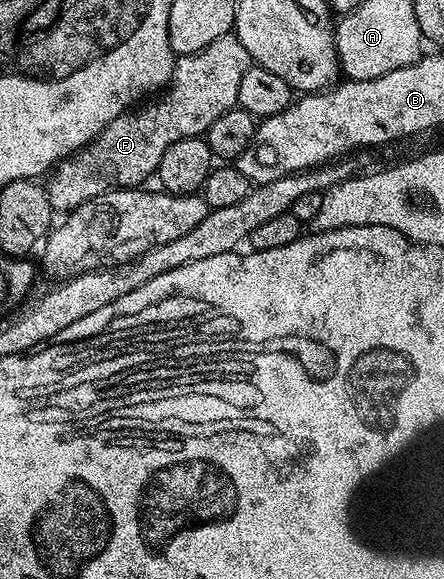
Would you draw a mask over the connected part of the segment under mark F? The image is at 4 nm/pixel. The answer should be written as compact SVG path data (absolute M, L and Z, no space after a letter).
M235 33L210 41L210 45L198 53L179 56L163 94L125 111L110 121L93 143L87 143L81 151L73 151L52 168L46 179L52 208L71 213L86 201L108 191L136 189L143 184L140 183L143 179L153 178L156 166L162 161L162 153L166 153L174 141L203 136L222 113L237 106L238 84L249 65L246 49Z

